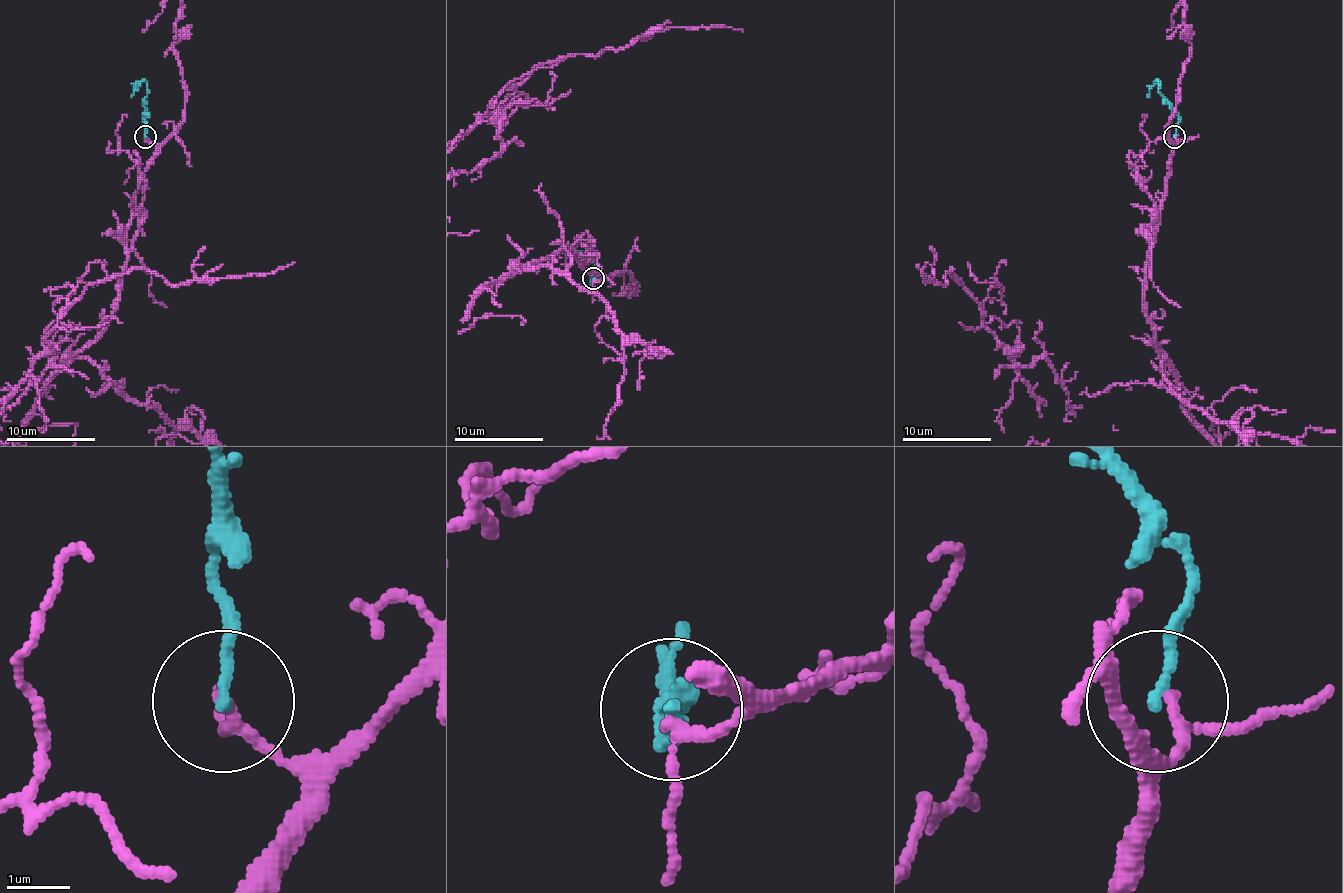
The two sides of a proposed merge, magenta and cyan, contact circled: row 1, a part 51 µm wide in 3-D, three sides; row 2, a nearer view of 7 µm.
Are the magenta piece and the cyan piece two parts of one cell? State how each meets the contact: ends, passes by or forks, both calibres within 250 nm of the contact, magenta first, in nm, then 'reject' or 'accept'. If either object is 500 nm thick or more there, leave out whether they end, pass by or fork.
magenta passes by; cyan ends there; 150 nm thick on the magenta side, 160 nm on the other; accept

